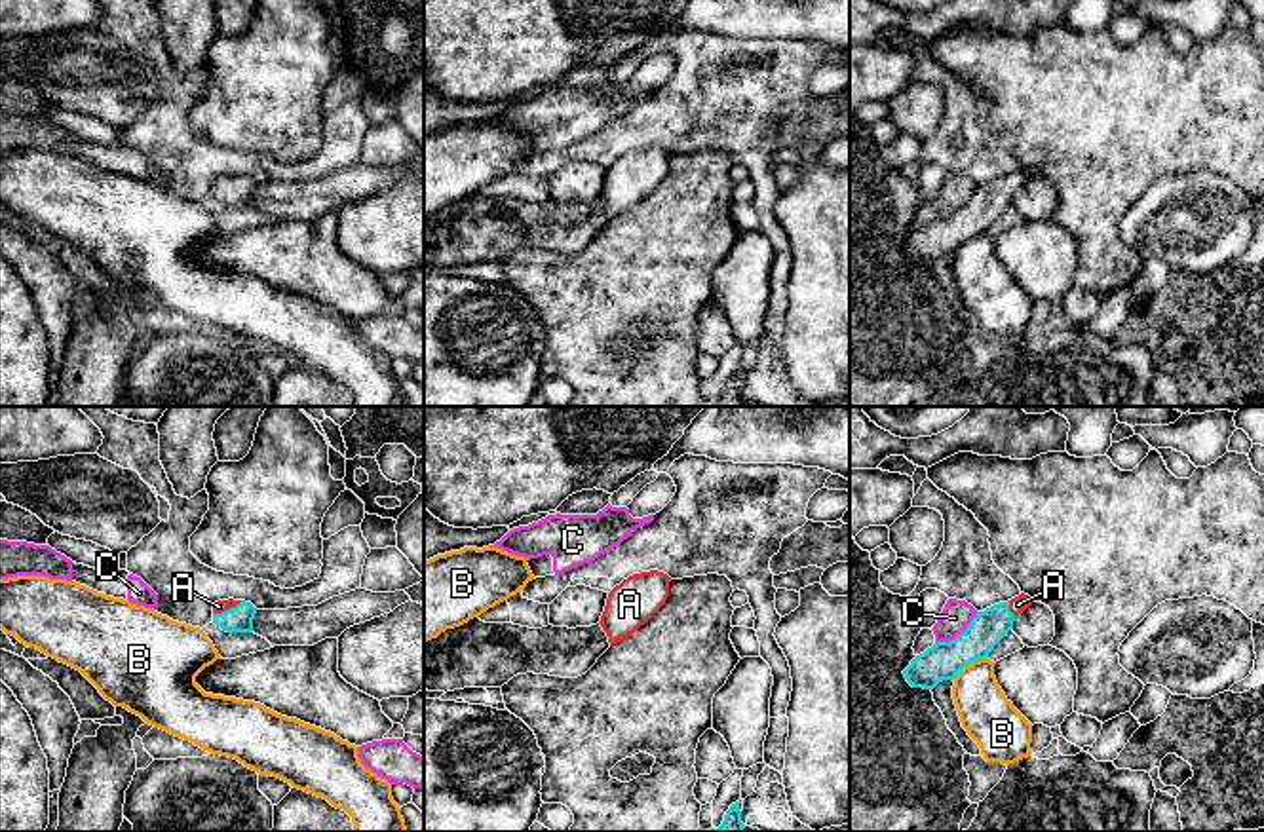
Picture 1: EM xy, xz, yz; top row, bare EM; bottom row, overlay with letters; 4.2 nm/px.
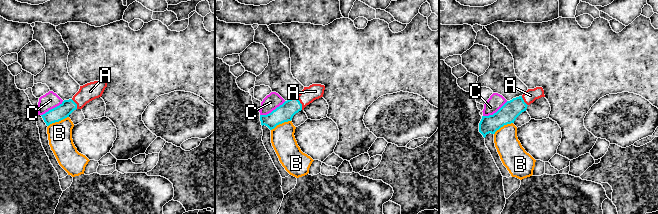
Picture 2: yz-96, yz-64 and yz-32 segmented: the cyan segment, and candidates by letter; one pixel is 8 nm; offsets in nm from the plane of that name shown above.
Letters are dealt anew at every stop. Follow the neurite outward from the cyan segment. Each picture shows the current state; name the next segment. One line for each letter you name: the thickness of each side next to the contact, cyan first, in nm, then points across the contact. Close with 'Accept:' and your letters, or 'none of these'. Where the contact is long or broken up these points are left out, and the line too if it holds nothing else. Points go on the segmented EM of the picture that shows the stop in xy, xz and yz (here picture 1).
A: calibres 110 and 50 nm
Accept: A

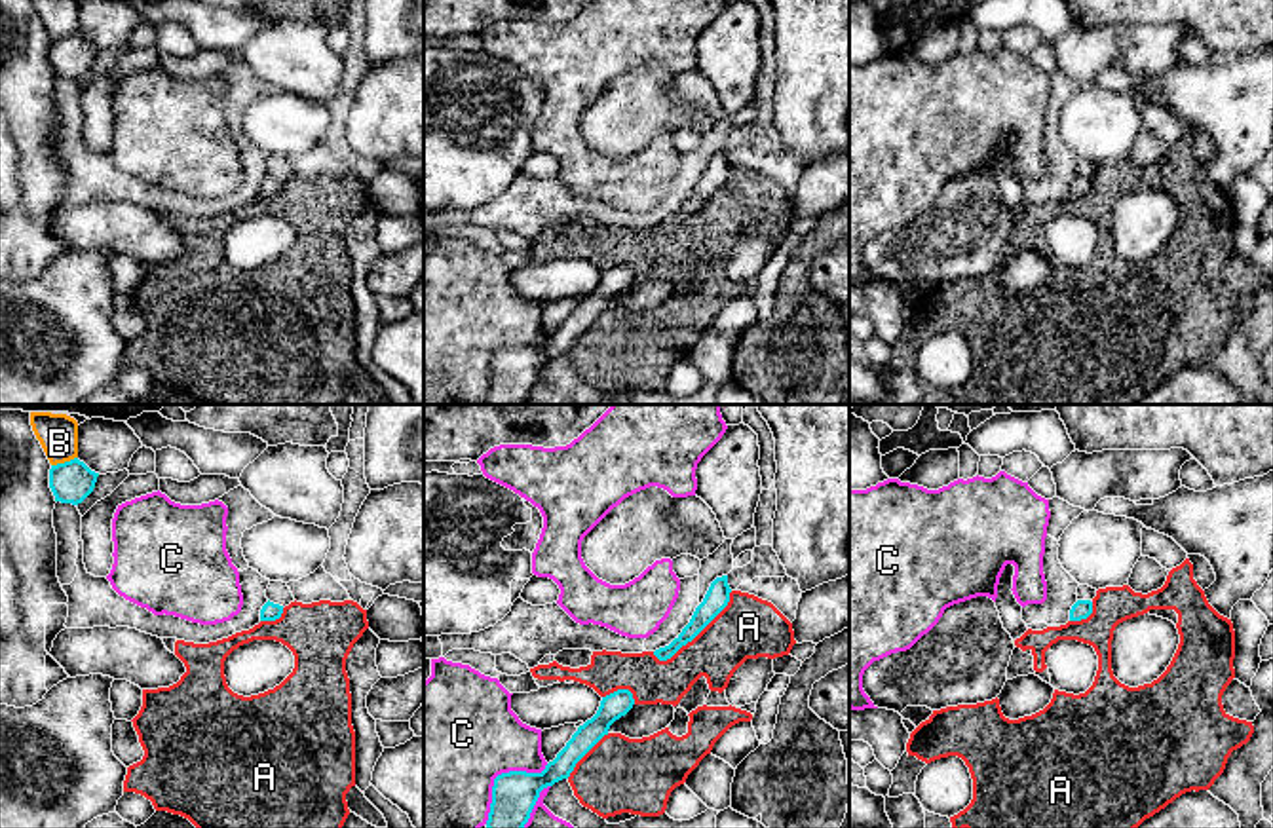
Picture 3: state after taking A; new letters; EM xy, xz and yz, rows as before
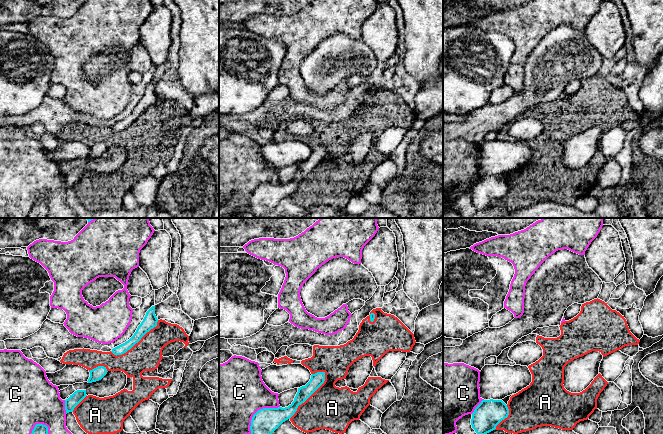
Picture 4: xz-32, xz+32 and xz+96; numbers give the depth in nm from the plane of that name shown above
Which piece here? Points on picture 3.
Accept: none of these

